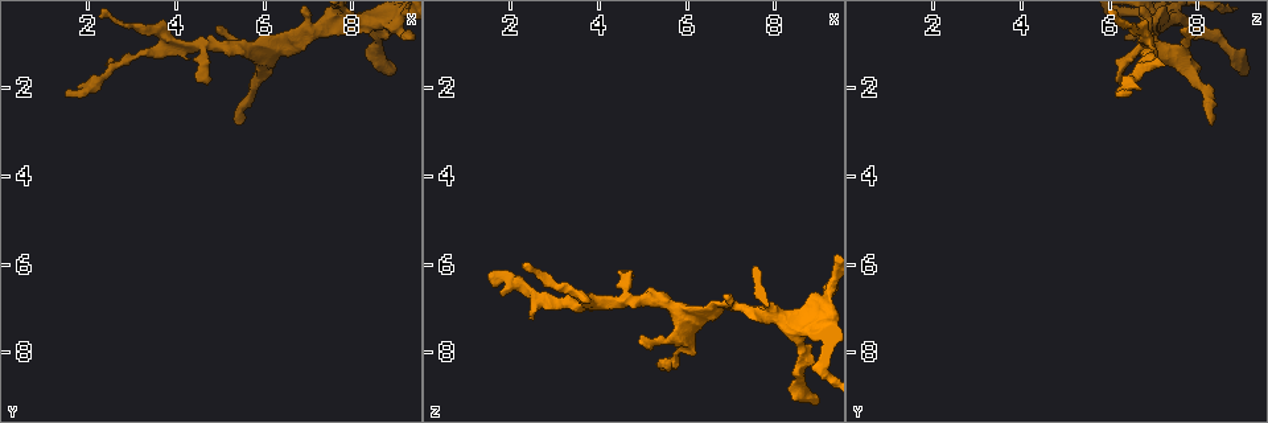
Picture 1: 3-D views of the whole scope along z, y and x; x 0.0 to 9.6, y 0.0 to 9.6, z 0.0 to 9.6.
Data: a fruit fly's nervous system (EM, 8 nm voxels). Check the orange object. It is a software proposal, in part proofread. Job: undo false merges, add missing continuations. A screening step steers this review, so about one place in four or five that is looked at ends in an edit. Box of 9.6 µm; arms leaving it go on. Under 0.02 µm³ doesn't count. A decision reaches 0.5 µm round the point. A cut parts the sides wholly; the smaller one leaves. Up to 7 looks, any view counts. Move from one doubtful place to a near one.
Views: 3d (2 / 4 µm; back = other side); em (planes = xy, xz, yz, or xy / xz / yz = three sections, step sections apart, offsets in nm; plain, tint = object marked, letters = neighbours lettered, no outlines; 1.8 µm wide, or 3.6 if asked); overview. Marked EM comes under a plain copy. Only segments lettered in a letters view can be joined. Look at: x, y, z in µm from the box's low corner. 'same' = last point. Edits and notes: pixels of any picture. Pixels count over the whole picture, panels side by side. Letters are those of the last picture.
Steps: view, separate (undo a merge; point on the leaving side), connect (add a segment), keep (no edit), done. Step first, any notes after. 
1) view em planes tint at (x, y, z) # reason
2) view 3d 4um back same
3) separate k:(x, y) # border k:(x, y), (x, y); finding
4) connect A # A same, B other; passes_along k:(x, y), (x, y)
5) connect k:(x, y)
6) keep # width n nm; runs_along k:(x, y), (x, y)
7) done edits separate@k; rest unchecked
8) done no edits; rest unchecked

view em planes letters at (1.60, 2.10, 6.45) # branch stops here

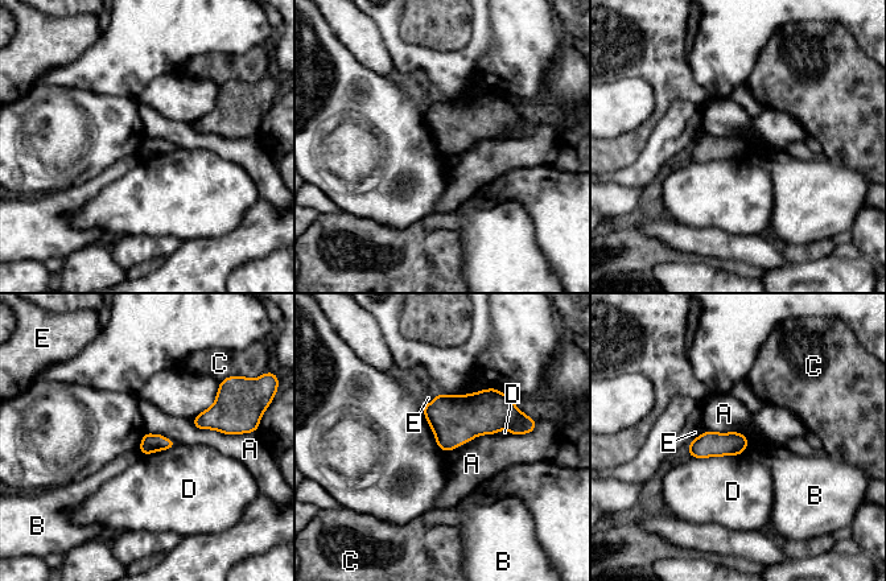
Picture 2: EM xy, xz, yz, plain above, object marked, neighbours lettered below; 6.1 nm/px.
keep # longest_contact D 320 nm; A other, B other, C other, D other, E other; none of them fits

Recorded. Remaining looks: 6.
view em 3.6um xz step 4 tint at (3.90, 1.00, 7.00) # side arm on a straight run

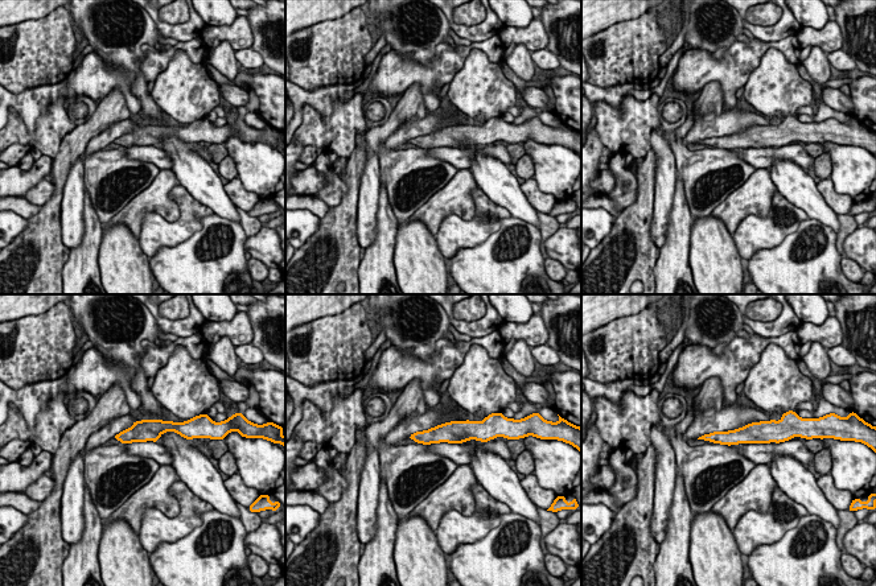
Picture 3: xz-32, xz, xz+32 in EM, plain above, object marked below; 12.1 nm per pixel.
view em 3.6um planes tint same # another direction

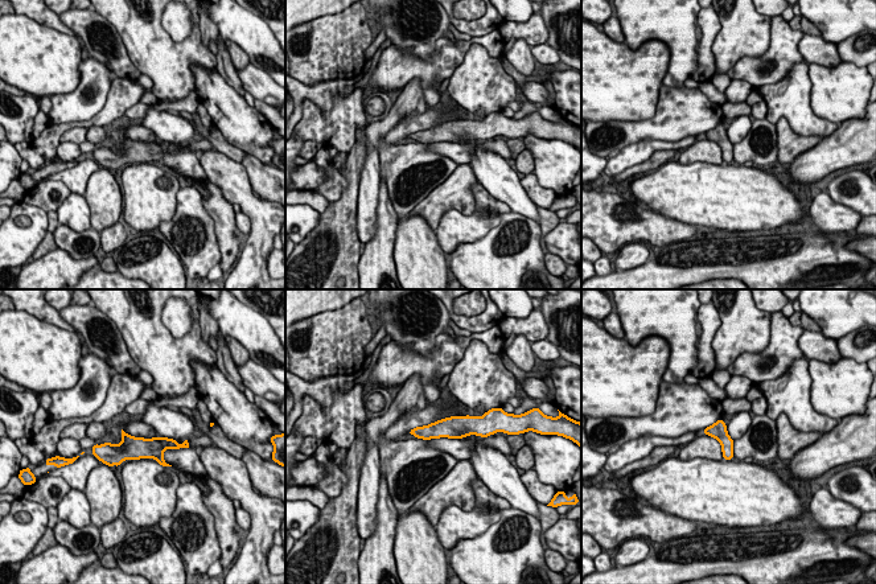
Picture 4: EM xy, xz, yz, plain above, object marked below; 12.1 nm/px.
view em 3.6um planes letters same

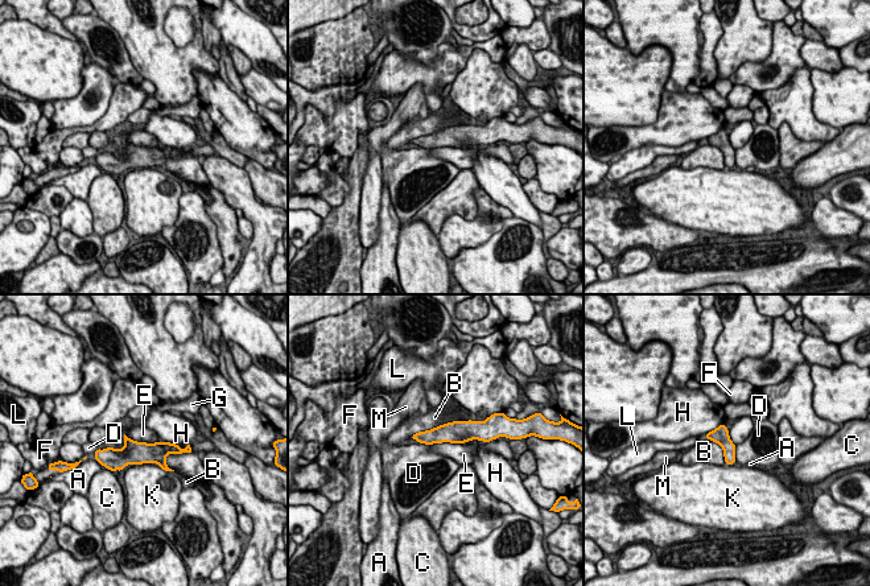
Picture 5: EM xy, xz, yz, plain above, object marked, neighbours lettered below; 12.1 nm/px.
keep # width 190 nm; A other, B other, C other, D other, E other, F other, G other, H other, K other, L other, M other; border 5:(124, 433), (136, 441), (161, 442); one cell here

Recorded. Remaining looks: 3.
view 3d 2um back at (5.40, 2.85, 8.35) # free end

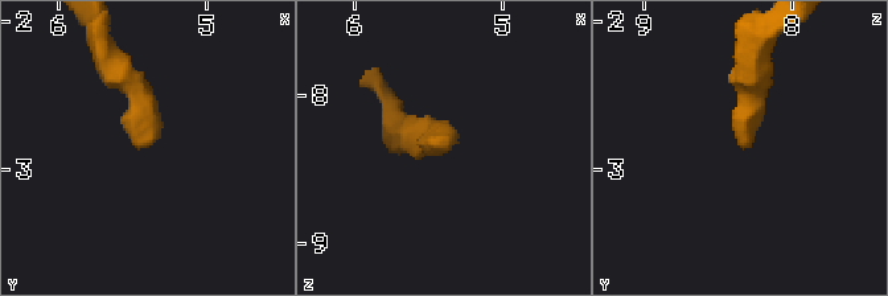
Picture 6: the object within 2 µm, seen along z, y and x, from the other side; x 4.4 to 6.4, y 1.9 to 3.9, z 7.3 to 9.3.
view em 3.6um xz step 16 letters at (5.44, 2.86, 8.32)

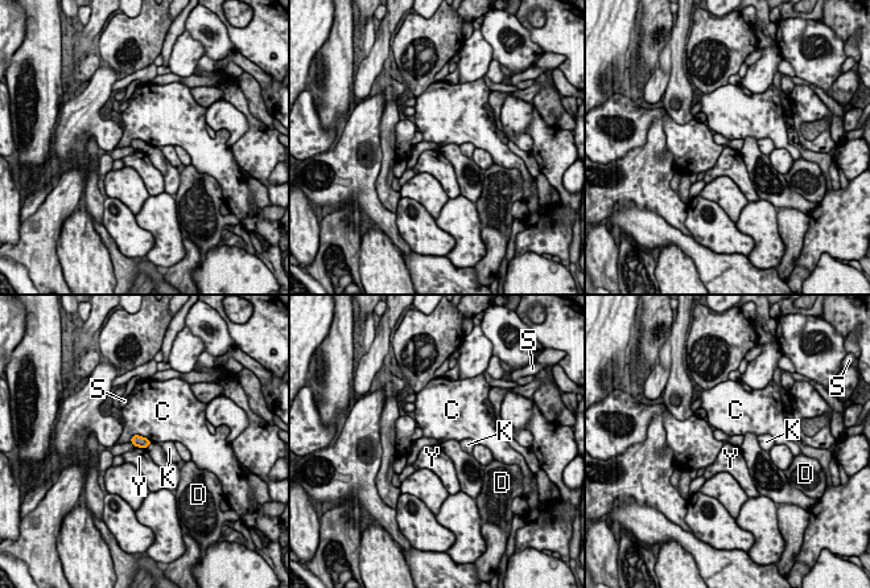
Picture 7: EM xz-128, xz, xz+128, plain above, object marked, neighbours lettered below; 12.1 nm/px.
view em 3.6um planes letters same

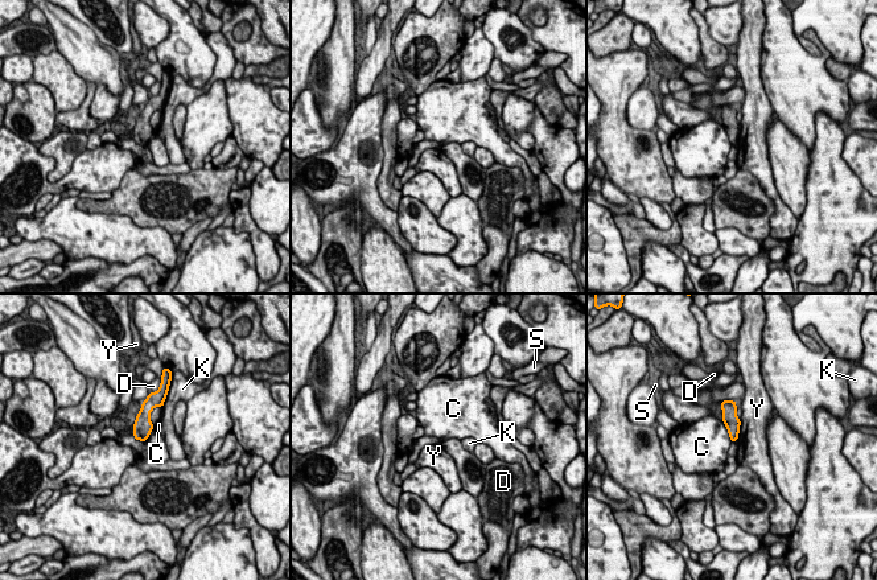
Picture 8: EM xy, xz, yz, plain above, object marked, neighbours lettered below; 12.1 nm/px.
keep # C other, D other, K other, S other, Y other; none of them fits

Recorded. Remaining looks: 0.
done no edits; rest unchecked

